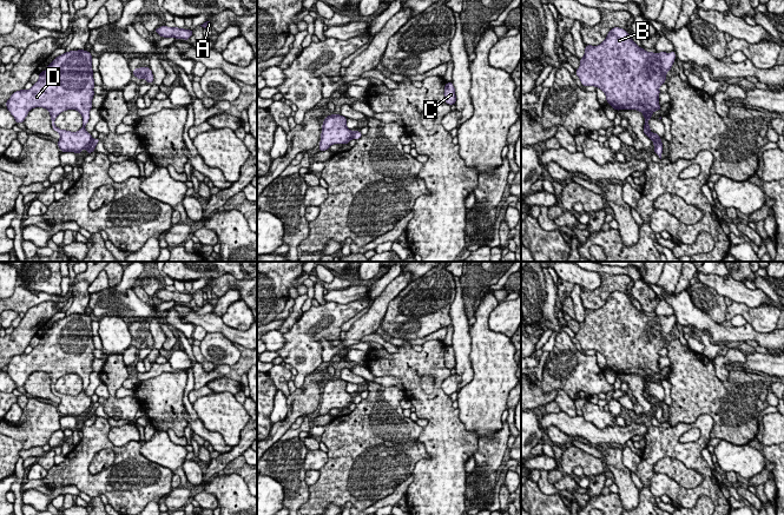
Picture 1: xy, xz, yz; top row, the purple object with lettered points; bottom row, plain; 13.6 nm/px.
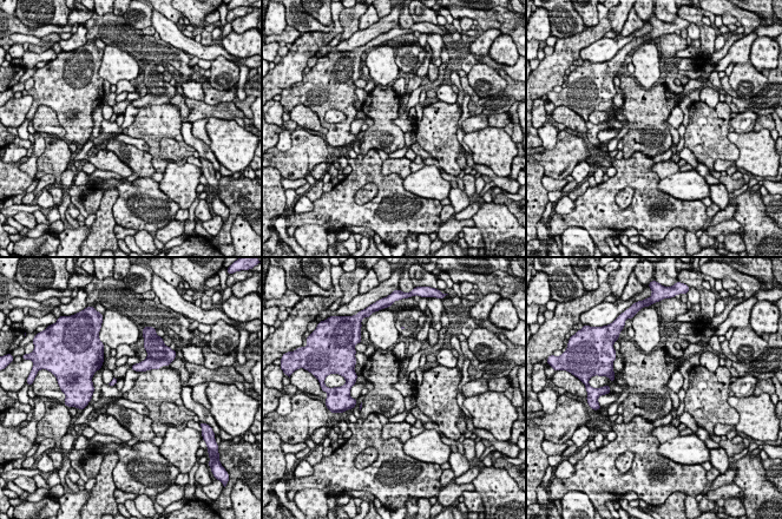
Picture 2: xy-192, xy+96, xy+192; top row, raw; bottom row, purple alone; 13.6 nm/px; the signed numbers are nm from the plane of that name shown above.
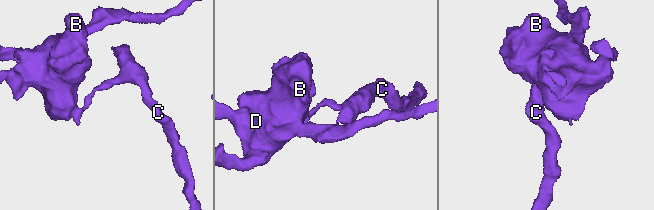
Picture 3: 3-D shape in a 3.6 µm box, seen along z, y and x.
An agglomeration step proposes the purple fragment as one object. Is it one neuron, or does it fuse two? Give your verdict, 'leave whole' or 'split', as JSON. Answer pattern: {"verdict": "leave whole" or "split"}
{"verdict": "split"}

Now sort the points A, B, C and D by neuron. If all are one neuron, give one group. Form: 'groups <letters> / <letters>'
groups A B D / C

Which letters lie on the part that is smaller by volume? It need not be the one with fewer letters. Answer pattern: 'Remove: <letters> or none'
Remove: C

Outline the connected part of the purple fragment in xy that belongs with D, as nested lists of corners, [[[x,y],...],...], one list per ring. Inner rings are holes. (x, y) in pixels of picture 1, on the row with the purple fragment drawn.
[[[84,49],[70,51],[57,57],[40,72],[39,80],[29,90],[14,92],[6,101],[6,107],[17,124],[24,123],[32,108],[46,108],[52,128],[60,134],[60,151],[79,154],[93,140],[85,126],[93,107],[94,86],[92,54]],[[67,110],[77,110],[83,115],[83,127],[77,132],[60,130],[54,124],[55,118]]]

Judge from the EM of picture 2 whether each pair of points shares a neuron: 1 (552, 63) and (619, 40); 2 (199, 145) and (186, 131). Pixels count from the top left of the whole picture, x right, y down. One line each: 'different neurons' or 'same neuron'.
1: different neurons
2: same neuron

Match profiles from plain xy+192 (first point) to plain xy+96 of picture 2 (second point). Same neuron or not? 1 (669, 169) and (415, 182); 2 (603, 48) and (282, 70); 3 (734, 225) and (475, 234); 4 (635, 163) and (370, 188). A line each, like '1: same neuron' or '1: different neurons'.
1: different neurons
2: different neurons
3: different neurons
4: different neurons

